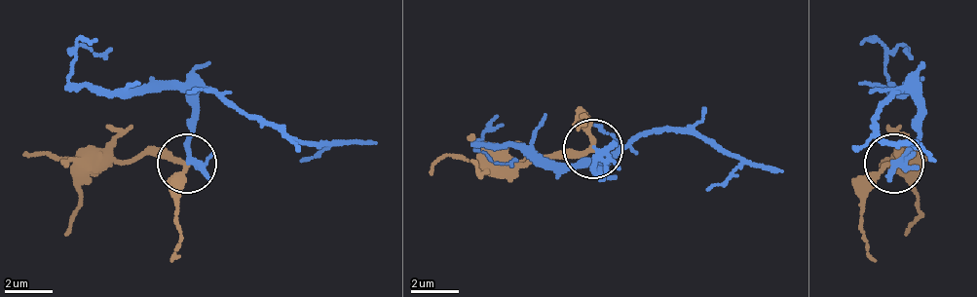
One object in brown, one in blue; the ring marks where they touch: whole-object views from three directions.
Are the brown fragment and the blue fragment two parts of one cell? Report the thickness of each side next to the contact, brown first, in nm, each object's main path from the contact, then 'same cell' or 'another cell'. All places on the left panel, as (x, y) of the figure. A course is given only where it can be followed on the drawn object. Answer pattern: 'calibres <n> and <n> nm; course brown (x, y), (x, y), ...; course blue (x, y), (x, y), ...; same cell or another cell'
calibres 200 and 260 nm; course brown (185, 162), (72, 167), (24, 150); course blue (185, 162), (191, 138), (191, 102), (203, 91), (244, 114), (286, 132), (334, 144), (298, 162); another cell

